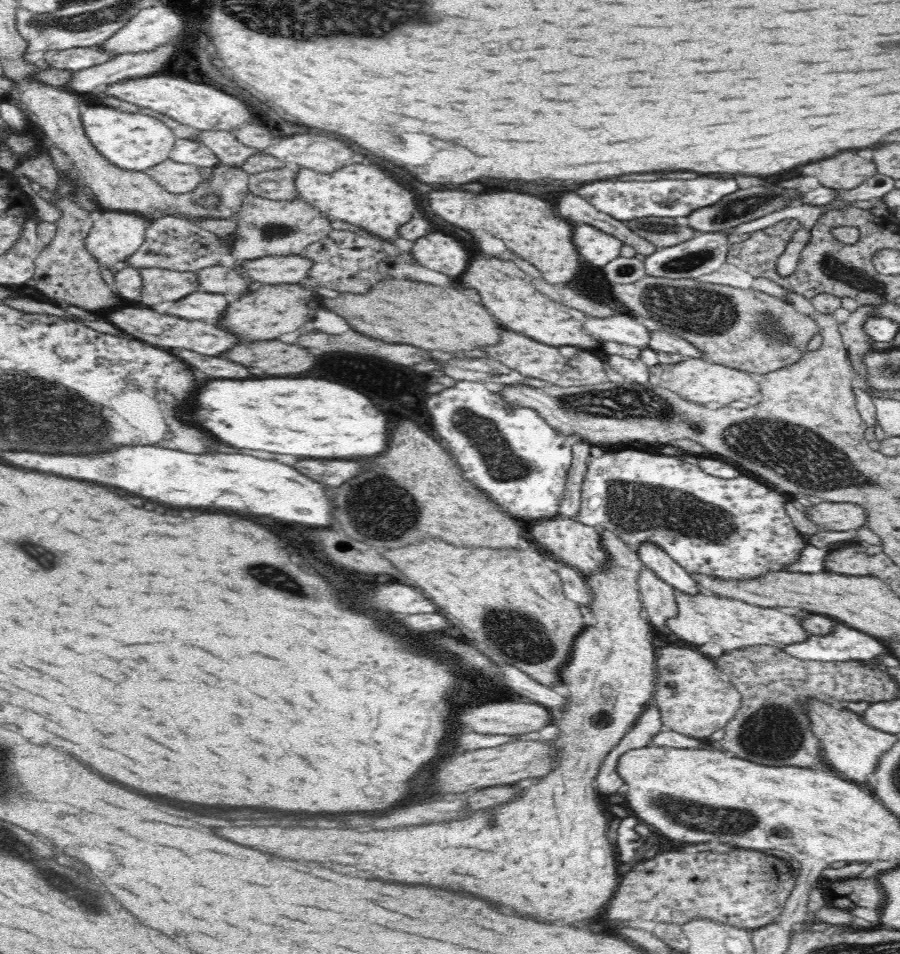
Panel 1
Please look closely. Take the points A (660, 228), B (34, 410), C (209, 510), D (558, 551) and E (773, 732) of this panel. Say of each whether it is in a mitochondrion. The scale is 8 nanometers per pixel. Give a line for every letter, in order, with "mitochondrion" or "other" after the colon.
A: mitochondrion
B: mitochondrion
C: other
D: other
E: mitochondrion

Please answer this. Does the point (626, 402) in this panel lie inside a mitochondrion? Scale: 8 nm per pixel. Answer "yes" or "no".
yes

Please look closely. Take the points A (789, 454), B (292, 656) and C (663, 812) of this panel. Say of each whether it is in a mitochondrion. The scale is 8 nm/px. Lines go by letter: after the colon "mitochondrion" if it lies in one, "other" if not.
A: mitochondrion
B: other
C: mitochondrion

